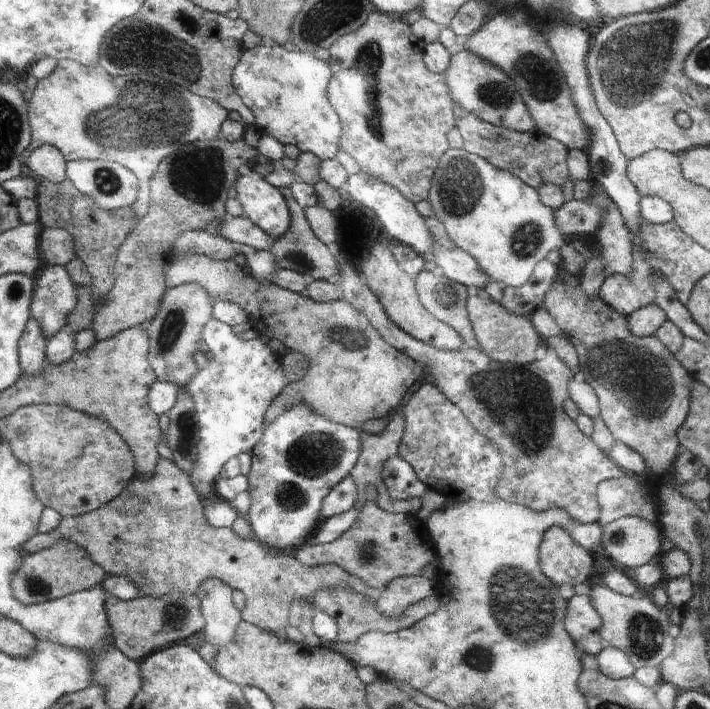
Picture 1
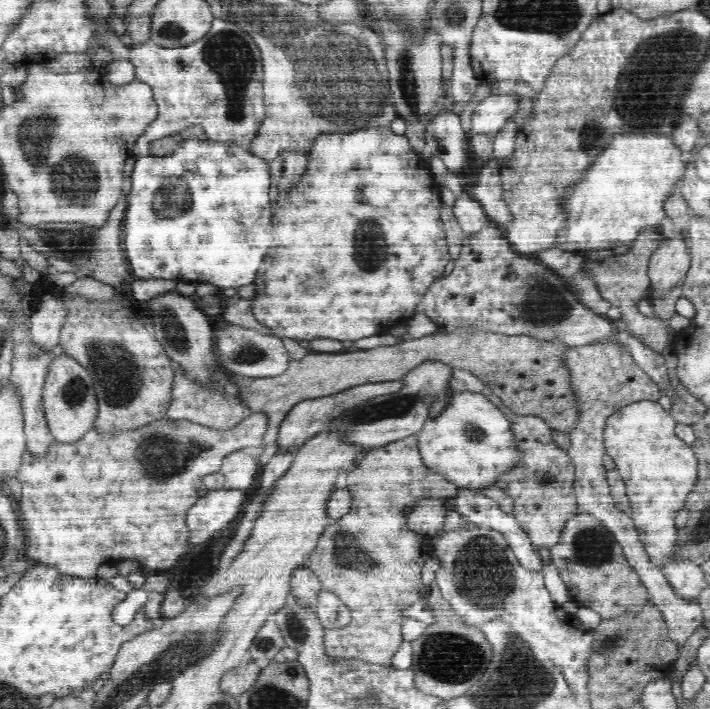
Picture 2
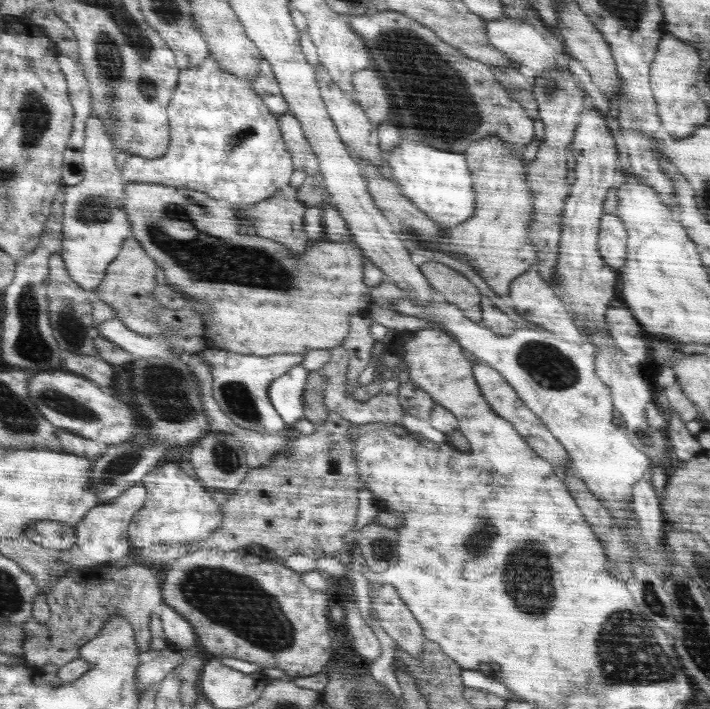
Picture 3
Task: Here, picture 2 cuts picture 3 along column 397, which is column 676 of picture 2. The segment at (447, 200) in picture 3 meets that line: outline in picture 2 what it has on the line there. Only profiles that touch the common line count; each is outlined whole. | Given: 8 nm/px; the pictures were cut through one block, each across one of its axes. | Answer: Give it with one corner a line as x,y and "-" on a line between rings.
616,134
606,150
600,152
592,166
586,170
586,176
570,188
570,194
562,202
568,222
558,232
554,248
582,255
591,251
608,251
620,245
628,245
647,227
660,227
662,220
668,217
664,211
666,196
671,196
672,190
683,177
685,158
682,156
685,156
685,152
680,152
672,144
672,138
666,134

